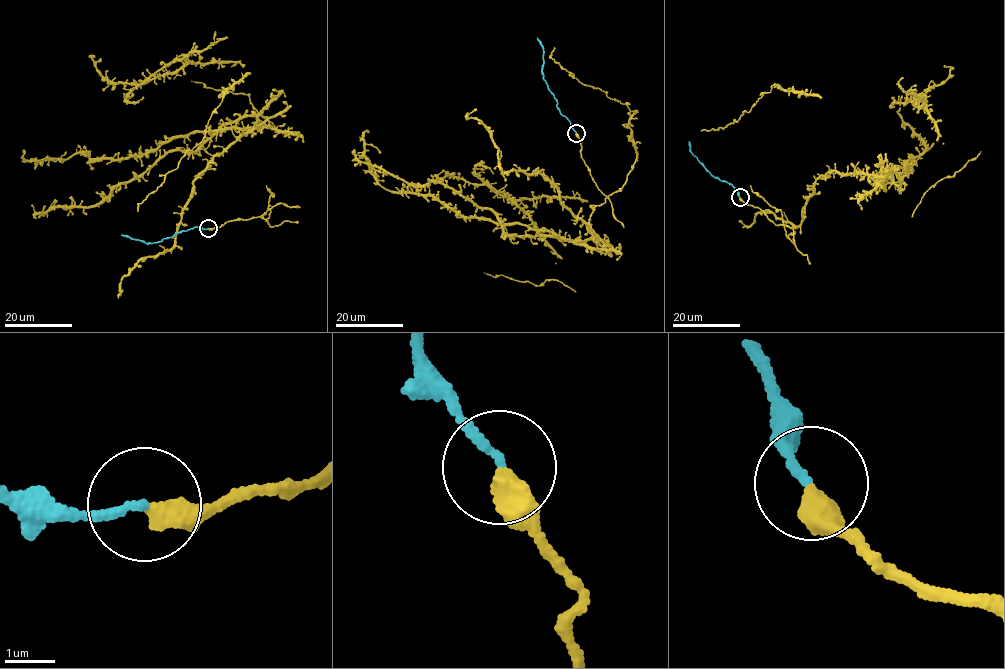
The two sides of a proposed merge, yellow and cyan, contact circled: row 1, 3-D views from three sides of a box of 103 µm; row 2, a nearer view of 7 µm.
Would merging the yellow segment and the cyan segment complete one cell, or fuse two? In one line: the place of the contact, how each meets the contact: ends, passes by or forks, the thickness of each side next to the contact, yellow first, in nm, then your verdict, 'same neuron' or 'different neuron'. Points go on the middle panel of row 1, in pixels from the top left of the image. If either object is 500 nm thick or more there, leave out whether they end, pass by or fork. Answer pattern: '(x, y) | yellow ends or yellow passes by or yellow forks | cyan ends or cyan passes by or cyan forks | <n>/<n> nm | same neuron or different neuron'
(576, 133) | yellow ends | cyan ends | 440/160 nm | same neuron

